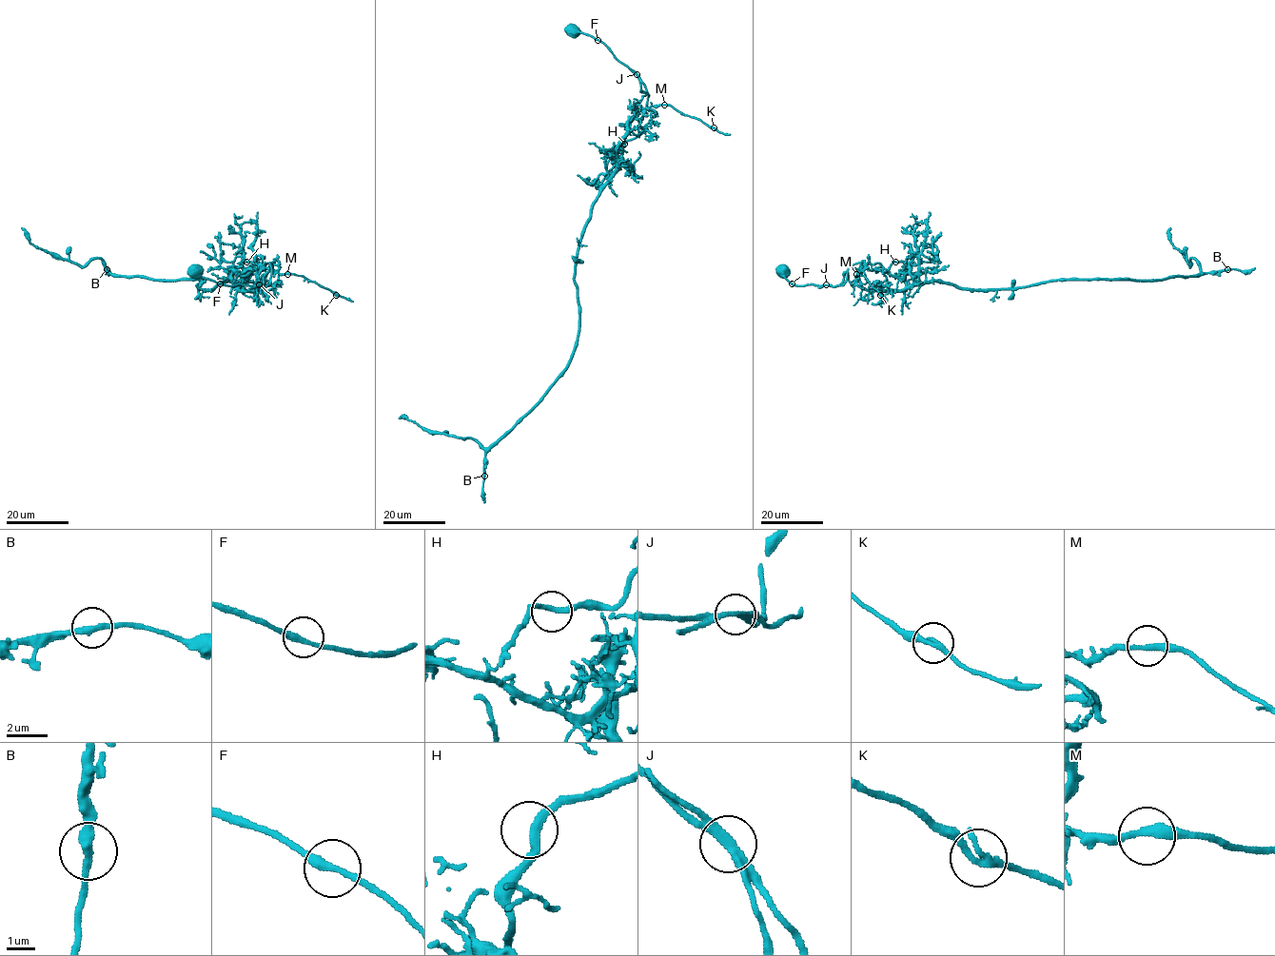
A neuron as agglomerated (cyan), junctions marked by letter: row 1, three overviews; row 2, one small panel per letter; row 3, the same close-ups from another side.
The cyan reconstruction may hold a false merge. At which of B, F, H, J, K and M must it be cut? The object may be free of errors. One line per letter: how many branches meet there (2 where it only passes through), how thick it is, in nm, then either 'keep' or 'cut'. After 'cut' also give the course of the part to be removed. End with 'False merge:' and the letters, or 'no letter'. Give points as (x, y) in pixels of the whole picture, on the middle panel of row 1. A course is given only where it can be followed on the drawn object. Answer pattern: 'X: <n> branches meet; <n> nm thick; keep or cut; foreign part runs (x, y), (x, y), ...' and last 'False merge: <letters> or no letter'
B: 2 branches meet; 280 nm thick; keep
F: 2 branches meet; 280 nm thick; keep
H: 2 branches meet; 280 nm thick; keep
J: 2 branches meet; 280 nm thick; cut; foreign part runs (637, 74), (648, 94), (648, 107), (633, 119), (596, 188)
K: 2 branches meet; 280 nm thick; keep
M: 2 branches meet; 320 nm thick; keep
False merge: J

